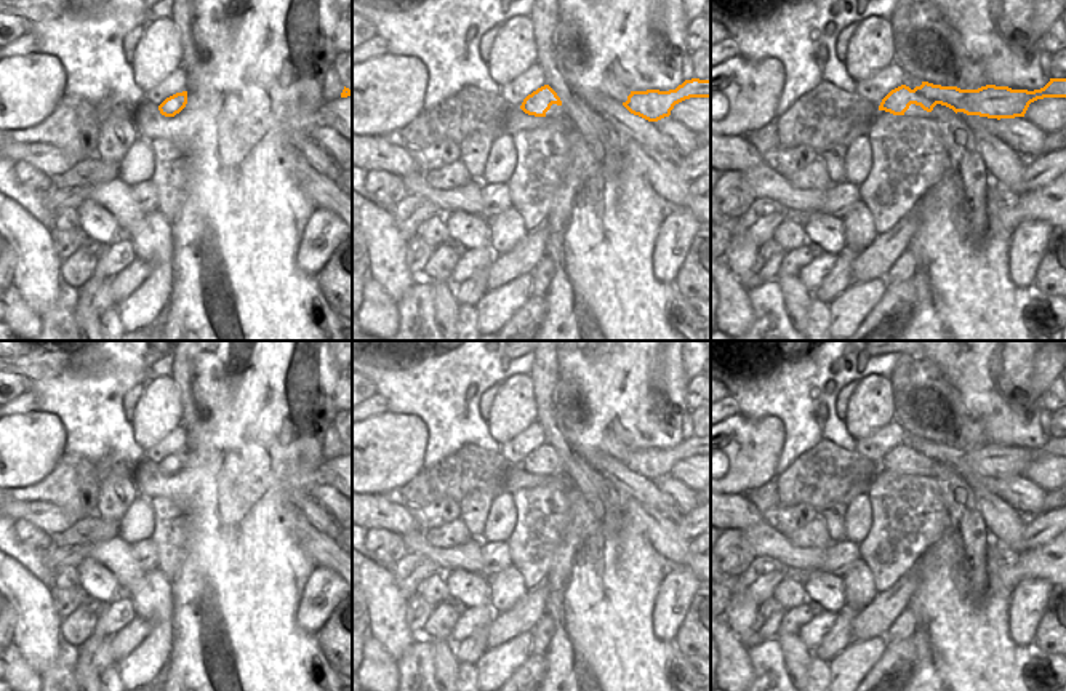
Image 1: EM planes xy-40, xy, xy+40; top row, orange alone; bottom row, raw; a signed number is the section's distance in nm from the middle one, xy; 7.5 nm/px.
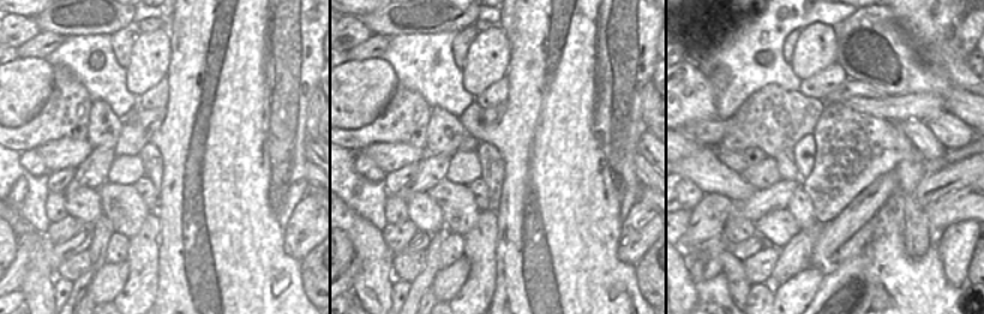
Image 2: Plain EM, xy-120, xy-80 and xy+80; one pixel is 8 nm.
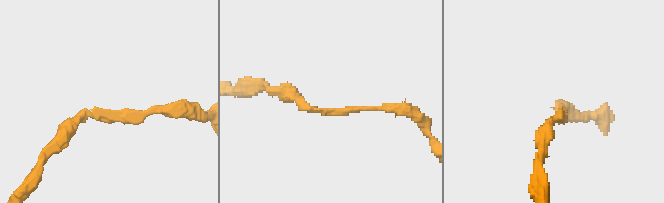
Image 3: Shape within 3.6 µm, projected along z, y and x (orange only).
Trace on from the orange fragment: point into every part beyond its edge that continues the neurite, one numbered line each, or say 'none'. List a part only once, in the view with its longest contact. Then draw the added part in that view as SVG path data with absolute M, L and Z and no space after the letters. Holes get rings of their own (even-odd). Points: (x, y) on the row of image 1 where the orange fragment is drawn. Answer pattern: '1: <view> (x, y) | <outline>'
none

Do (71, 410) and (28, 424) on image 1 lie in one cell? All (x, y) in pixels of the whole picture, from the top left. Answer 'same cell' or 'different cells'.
different cells

